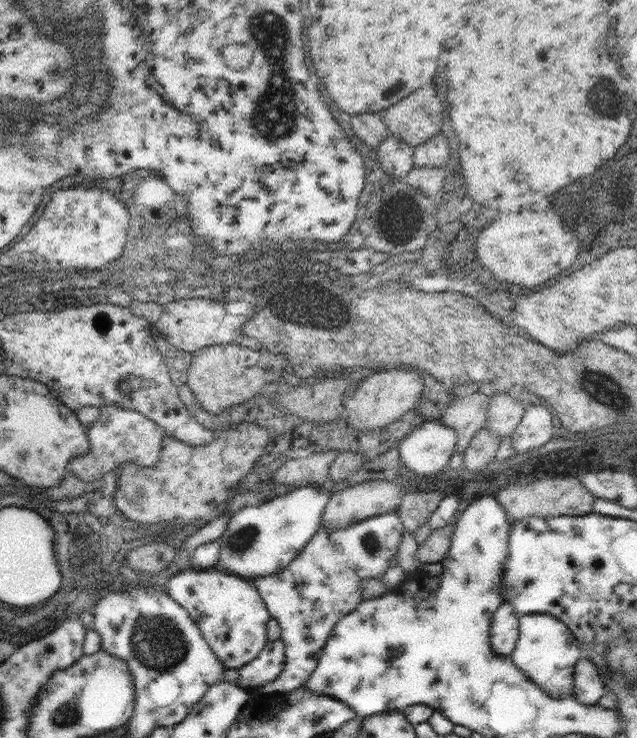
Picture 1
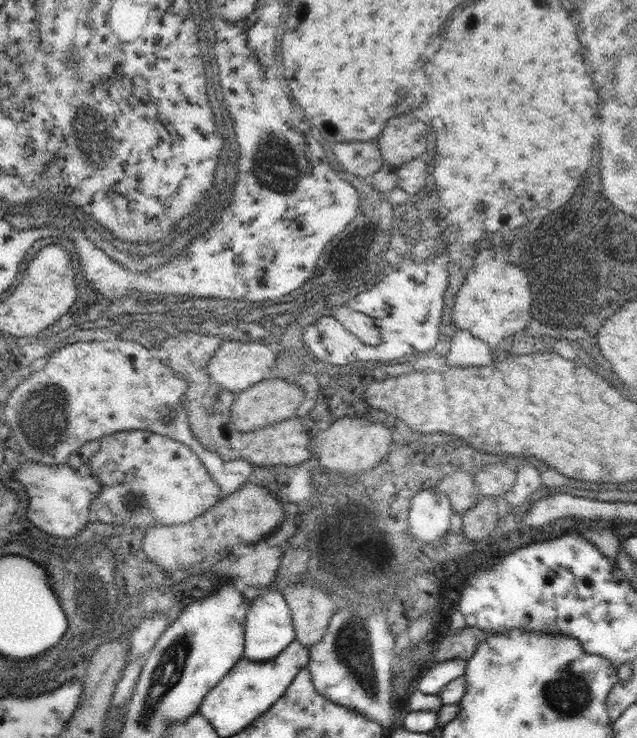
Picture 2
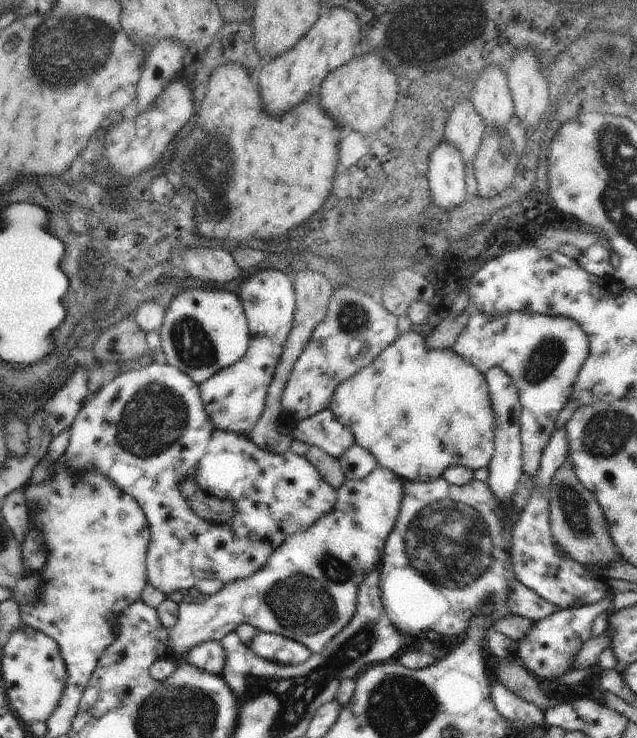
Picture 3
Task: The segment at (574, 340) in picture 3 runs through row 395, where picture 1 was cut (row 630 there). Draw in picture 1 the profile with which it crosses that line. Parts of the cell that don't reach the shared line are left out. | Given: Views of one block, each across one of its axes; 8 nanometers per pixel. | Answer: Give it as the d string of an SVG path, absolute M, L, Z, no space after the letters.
M551 614L519 616L519 640L509 660L529 682L541 688L543 694L547 694L553 700L559 700L563 696L567 698L573 696L575 668L579 658L581 650L573 632L559 618Z

